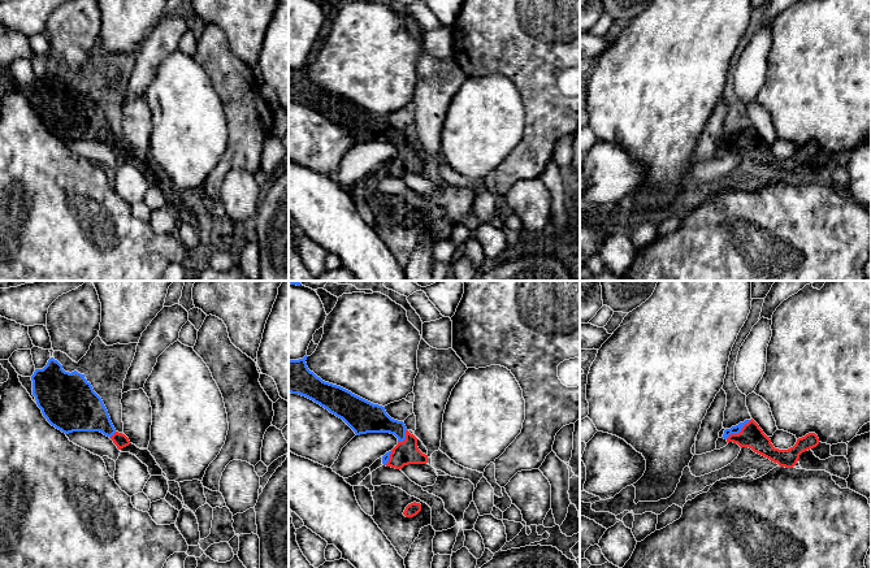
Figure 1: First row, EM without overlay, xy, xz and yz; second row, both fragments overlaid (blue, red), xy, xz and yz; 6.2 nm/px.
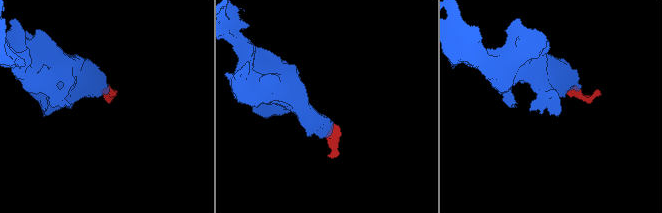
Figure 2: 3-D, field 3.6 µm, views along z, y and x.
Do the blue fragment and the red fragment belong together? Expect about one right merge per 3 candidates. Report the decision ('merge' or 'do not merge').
merge

